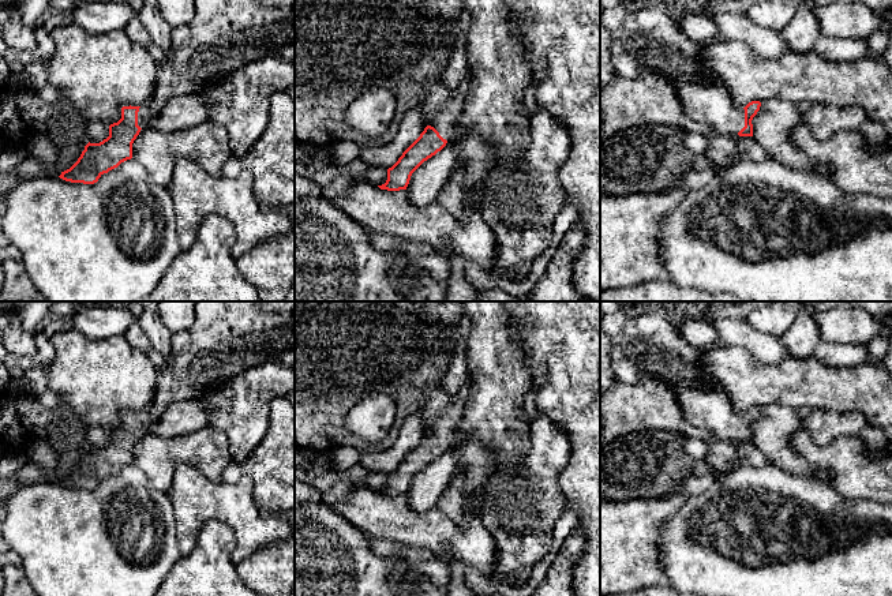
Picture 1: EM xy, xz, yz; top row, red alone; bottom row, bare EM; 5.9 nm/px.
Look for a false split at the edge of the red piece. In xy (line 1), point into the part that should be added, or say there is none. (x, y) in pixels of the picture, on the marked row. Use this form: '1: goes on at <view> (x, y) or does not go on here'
1: goes on at xy (224, 36)

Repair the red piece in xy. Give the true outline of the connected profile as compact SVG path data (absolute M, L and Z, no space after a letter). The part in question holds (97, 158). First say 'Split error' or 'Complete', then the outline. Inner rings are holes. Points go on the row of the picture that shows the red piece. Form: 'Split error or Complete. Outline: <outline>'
Split error. Outline: M195 0L195 15L183 26L170 31L170 49L166 60L158 65L157 80L151 98L140 106L123 106L121 119L109 125L109 136L100 143L87 143L78 161L60 179L71 183L94 184L109 170L132 158L132 143L149 121L154 119L165 104L177 95L194 94L213 87L233 71L259 61L267 56L276 56L281 46L292 44L295 38L295 0Z

